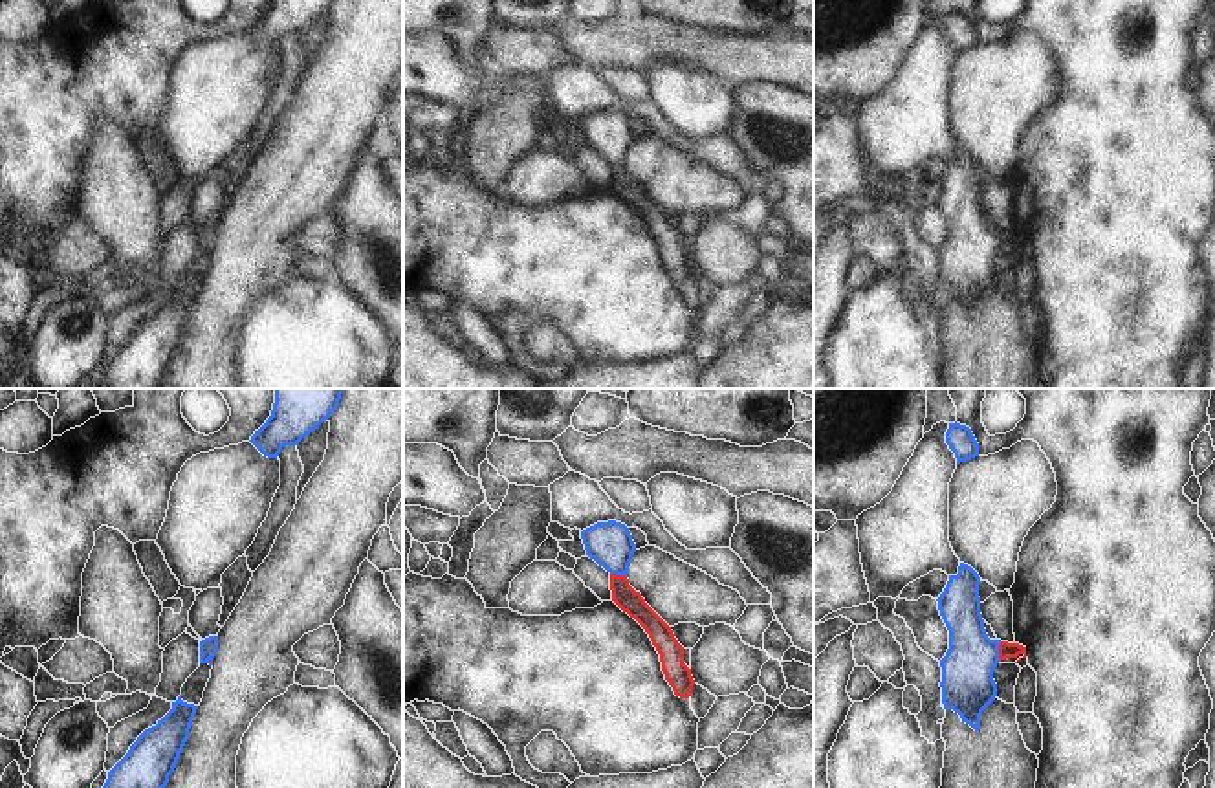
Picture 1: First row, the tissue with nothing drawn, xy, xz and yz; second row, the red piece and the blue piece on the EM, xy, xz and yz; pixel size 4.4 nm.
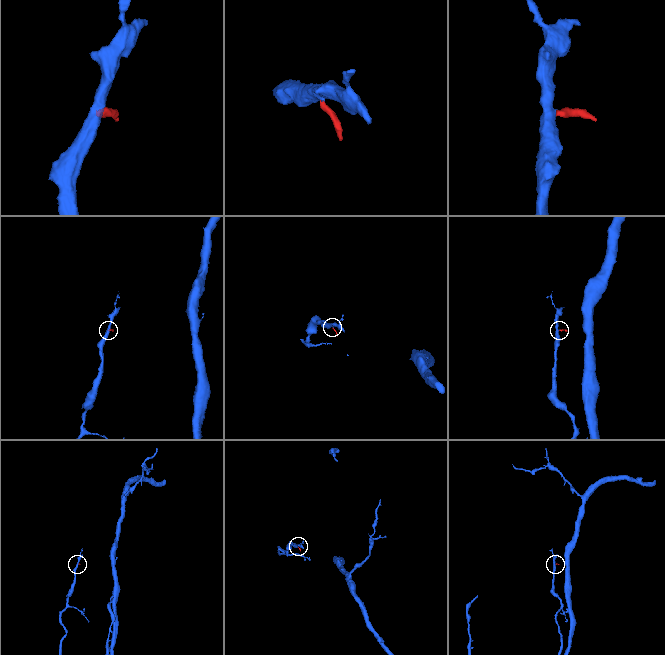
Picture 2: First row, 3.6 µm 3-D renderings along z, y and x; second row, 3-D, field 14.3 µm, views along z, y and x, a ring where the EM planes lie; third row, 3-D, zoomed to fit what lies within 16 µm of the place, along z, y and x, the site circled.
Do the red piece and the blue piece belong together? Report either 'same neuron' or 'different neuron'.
same neuron

